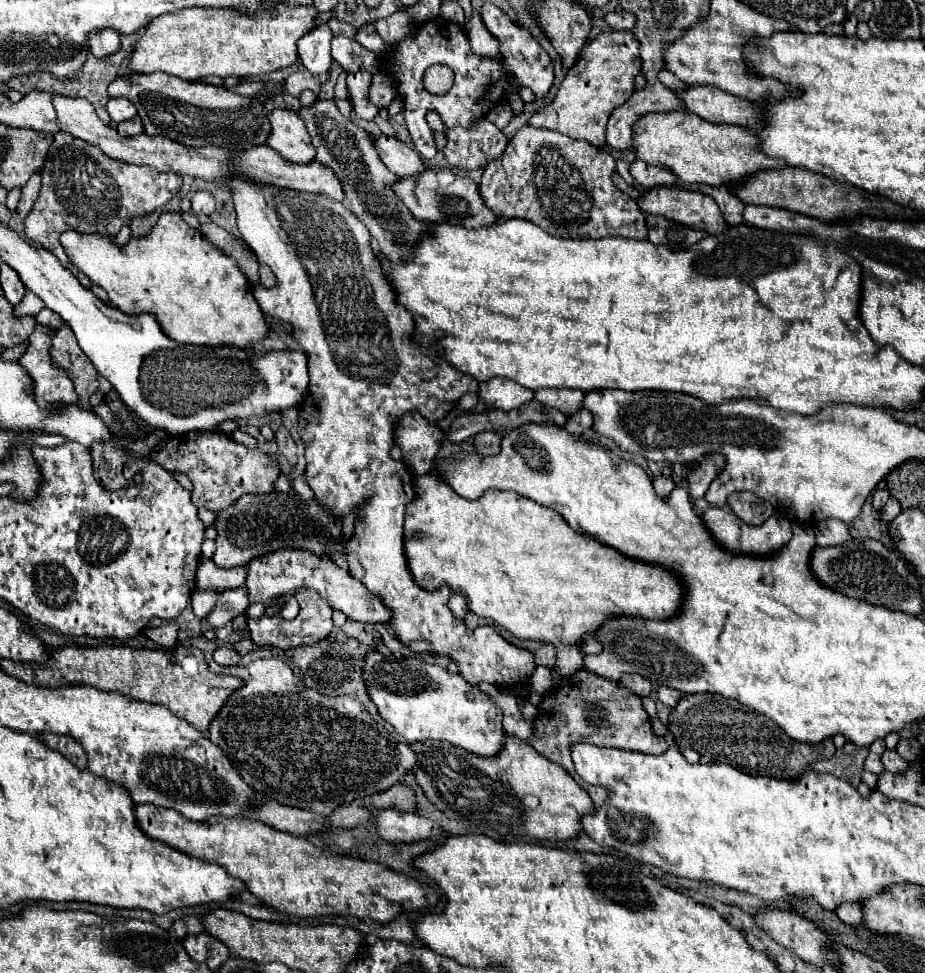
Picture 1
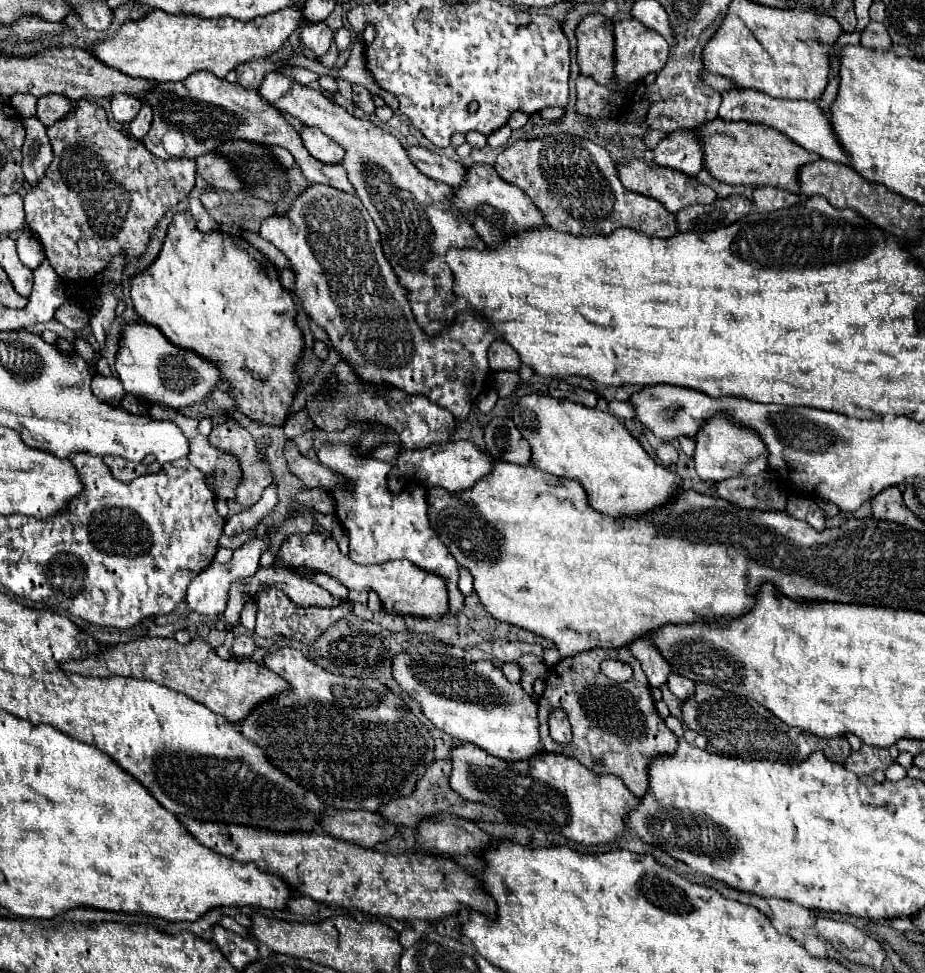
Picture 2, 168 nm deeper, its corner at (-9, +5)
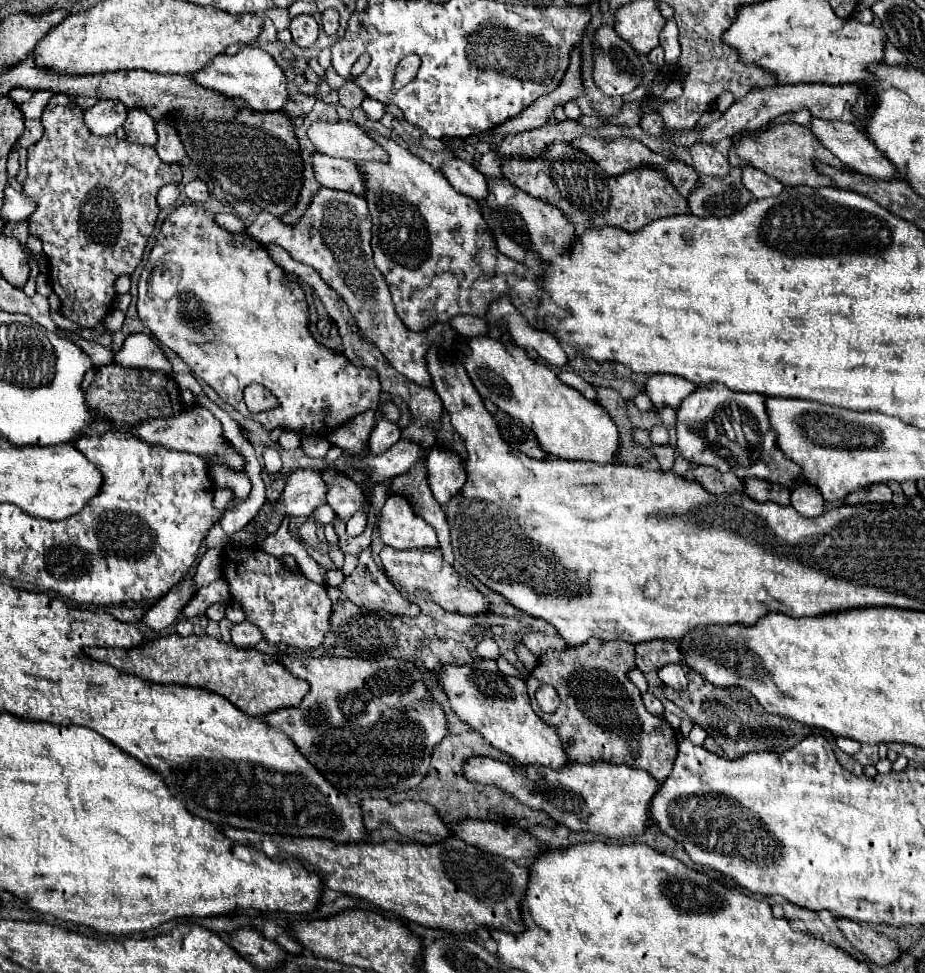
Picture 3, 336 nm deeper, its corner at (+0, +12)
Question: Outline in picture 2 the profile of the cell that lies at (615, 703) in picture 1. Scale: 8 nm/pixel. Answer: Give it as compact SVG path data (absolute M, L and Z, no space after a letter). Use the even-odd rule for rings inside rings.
M596 648L572 658L564 658L556 666L552 666L546 676L546 690L538 700L538 720L540 742L546 752L564 752L566 756L582 762L582 766L586 768L594 768L594 762L600 760L600 772L618 776L634 796L646 794L648 760L658 754L672 754L678 746L678 736L670 728L666 728L664 720L656 712L650 686L640 668L640 662L630 656L626 648ZM602 660L622 660L630 664L634 678L624 684L612 682L600 672ZM558 708L566 714L572 726L572 742L566 746L554 742L548 732L548 716Z

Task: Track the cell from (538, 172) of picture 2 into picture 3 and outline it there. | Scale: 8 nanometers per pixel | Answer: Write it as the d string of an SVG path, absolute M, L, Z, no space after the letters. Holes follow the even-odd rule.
M553 143L537 159L503 161L505 177L519 189L539 197L563 211L575 225L619 227L635 233L655 219L669 215L689 215L687 199L669 183L665 171L657 167L637 167L619 177L609 177L597 163L569 143Z

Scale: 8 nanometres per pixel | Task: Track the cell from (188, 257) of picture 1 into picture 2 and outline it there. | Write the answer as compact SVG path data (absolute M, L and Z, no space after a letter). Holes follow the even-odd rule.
M178 212L168 226L156 260L142 274L132 276L130 298L136 314L144 322L160 328L172 344L194 350L220 366L228 392L242 414L266 424L284 422L300 382L294 364L302 354L304 342L294 322L296 306L292 296L282 288L276 268L256 248L246 240L220 230L200 232L190 212Z

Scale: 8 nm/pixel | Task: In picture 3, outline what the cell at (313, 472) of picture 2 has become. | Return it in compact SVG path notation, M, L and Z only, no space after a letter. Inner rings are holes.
M329 469L329 471L323 471L323 479L329 485L327 503L333 507L335 515L339 519L347 521L353 513L369 509L369 505L365 503L363 491L347 475L341 475L341 473L335 473L333 469Z

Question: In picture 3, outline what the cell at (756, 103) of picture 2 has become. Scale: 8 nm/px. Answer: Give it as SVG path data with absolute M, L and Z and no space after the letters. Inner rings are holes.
M813 119L811 123L811 131L815 133L815 137L829 149L833 151L843 163L847 163L851 169L867 175L867 177L875 177L875 179L903 179L897 173L897 167L893 167L893 163L875 147L875 143L871 143L871 139L867 139L865 131L859 125L853 123L843 123L843 121L823 121L823 119Z

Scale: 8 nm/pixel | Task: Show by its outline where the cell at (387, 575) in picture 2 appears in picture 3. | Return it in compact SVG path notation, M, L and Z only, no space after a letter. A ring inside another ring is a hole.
M385 547L381 551L381 561L383 561L383 571L385 575L403 587L407 593L415 597L425 597L431 599L433 603L441 605L445 611L459 613L459 615L481 615L489 611L489 599L479 593L473 583L467 577L461 577L453 565L445 563L441 549L439 547L429 547L429 549L409 549L409 551L397 551L393 547Z

